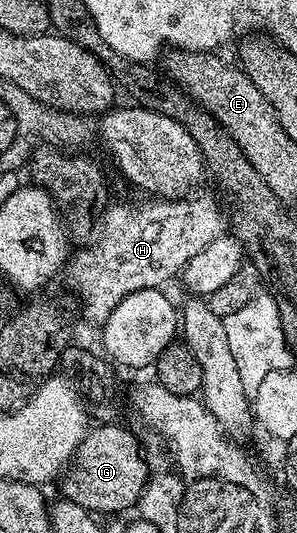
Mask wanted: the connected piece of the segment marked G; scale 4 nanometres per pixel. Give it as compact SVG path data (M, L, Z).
M118 422L95 425L81 441L70 467L63 472L62 498L76 502L96 516L115 515L136 506L147 488L147 459L134 431Z

